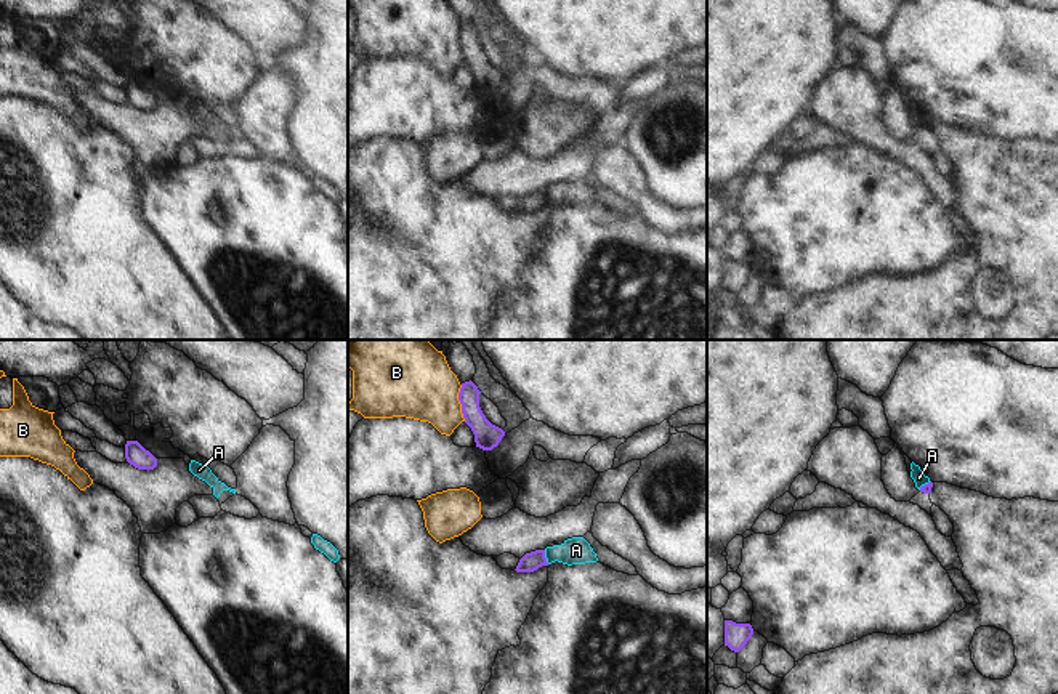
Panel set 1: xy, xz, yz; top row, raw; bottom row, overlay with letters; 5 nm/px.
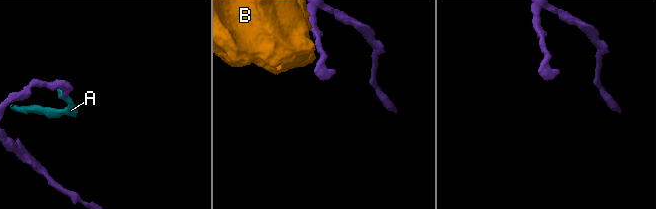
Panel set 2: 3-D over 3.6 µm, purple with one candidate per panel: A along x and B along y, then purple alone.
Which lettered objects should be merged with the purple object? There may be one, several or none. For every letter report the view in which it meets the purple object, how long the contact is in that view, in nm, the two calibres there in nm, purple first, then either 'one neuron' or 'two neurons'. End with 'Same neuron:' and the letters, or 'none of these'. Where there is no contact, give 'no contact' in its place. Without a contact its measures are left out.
A: contact in xz; length 80 nm; calibres 100 and 140 nm; two neurons
B: contact in xz; length 190 nm; calibres 130 and 320 nm; two neurons
Same neuron: none of these

